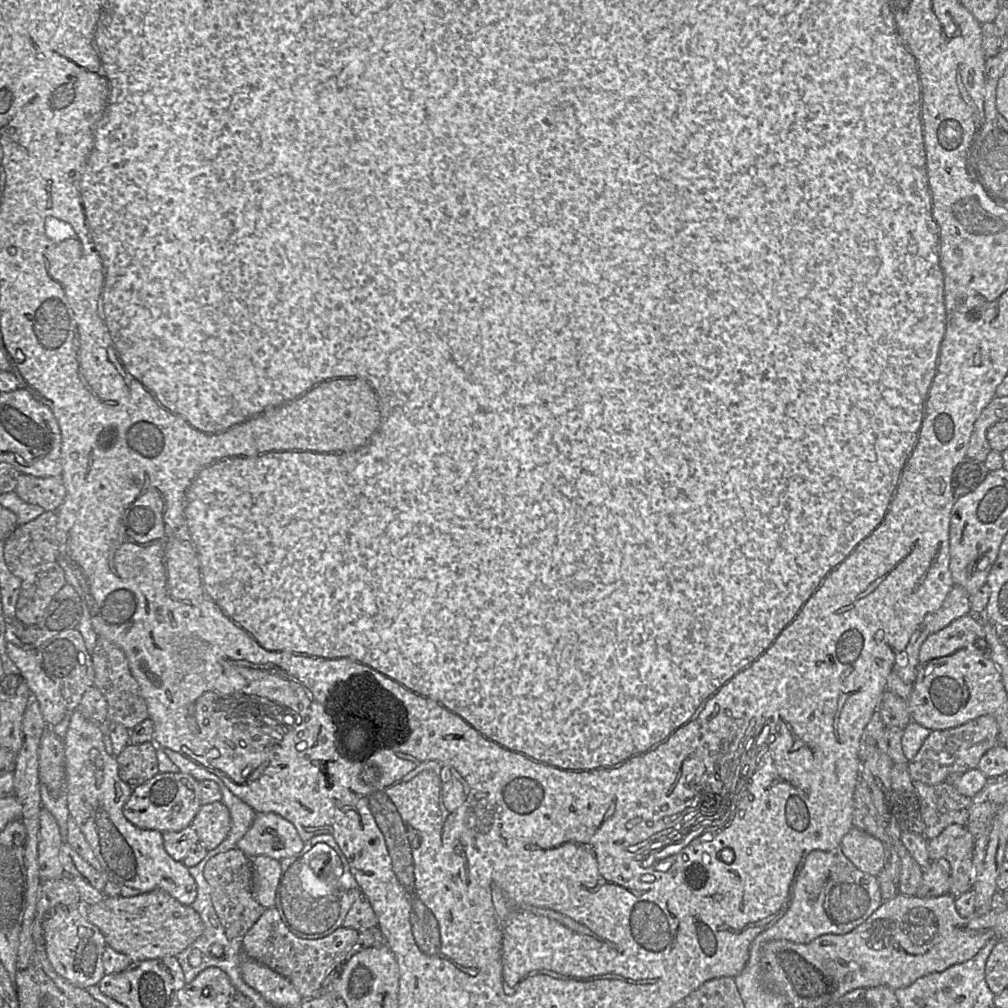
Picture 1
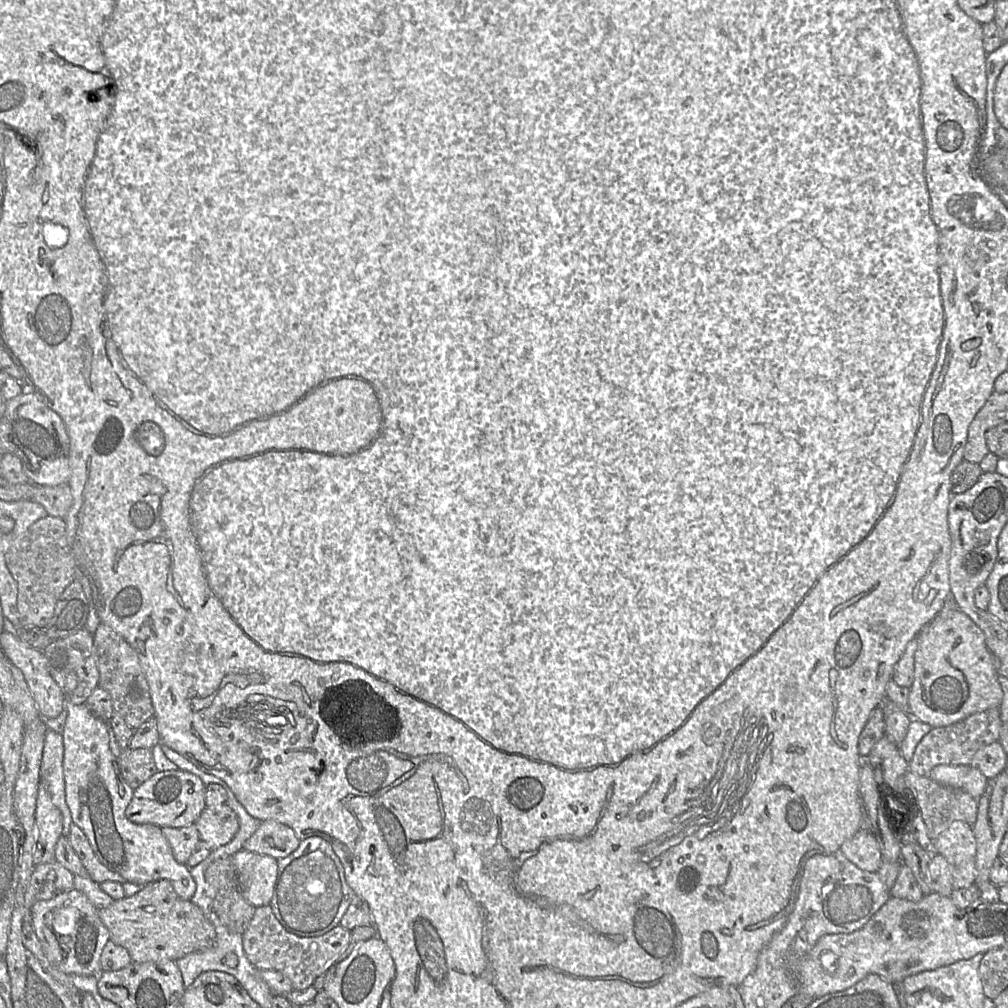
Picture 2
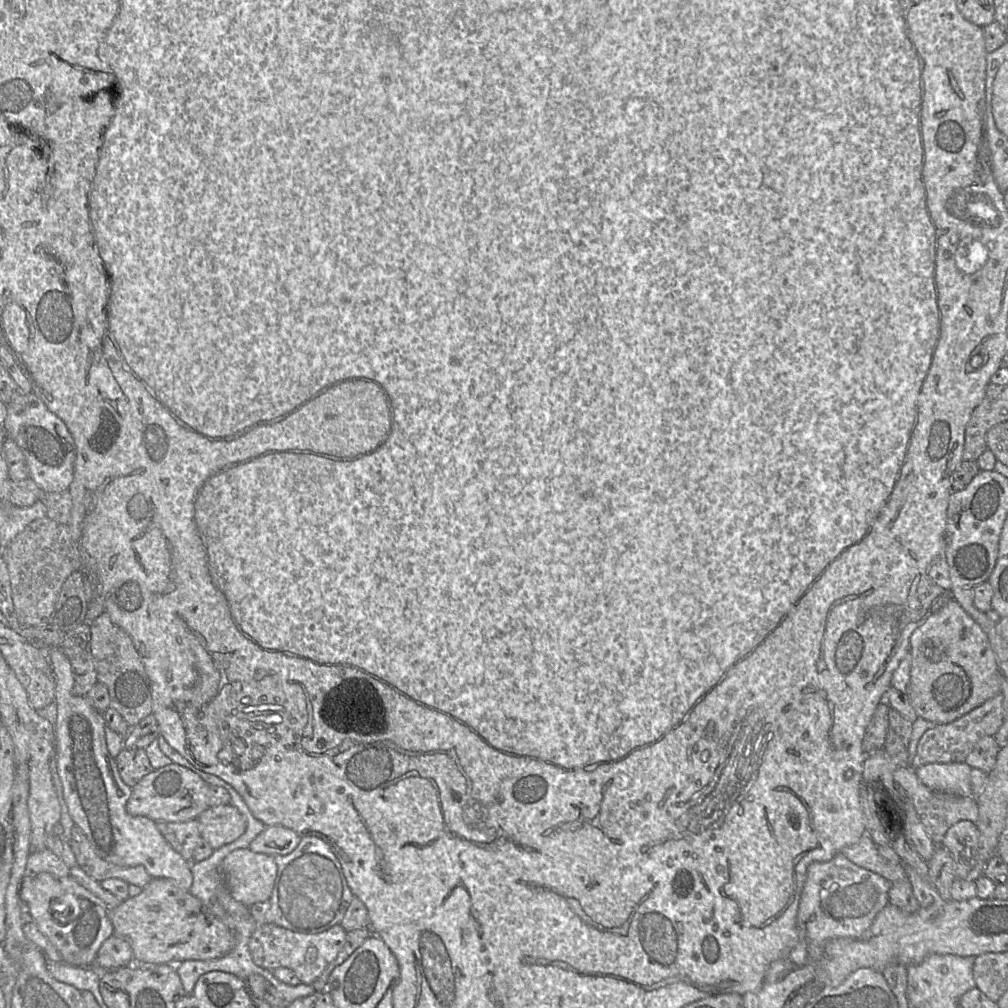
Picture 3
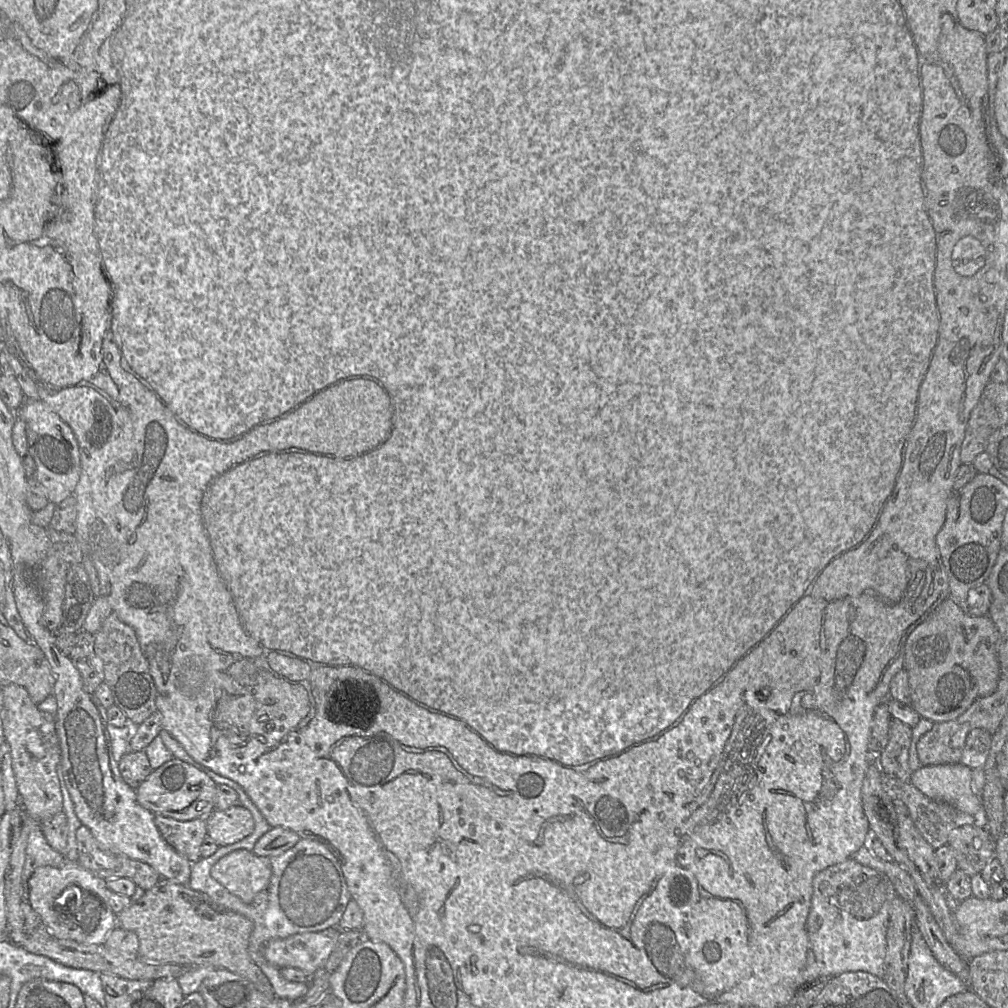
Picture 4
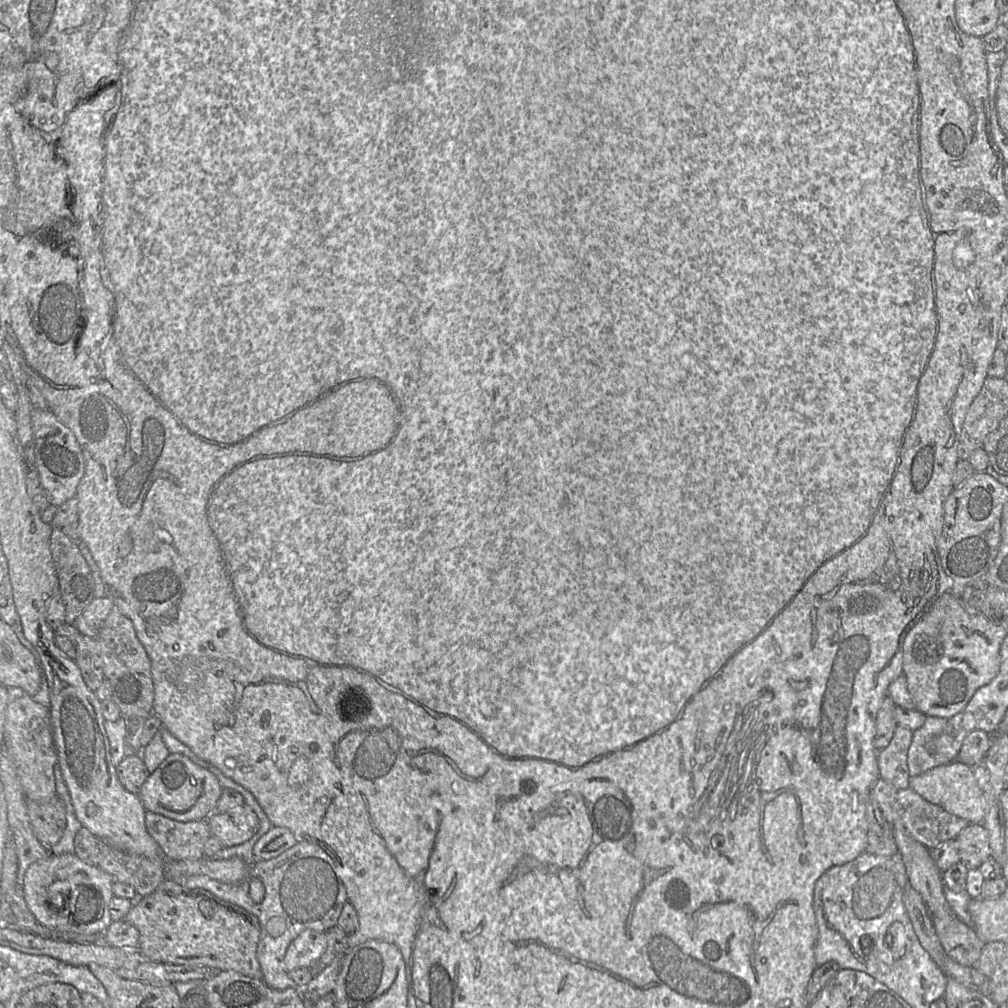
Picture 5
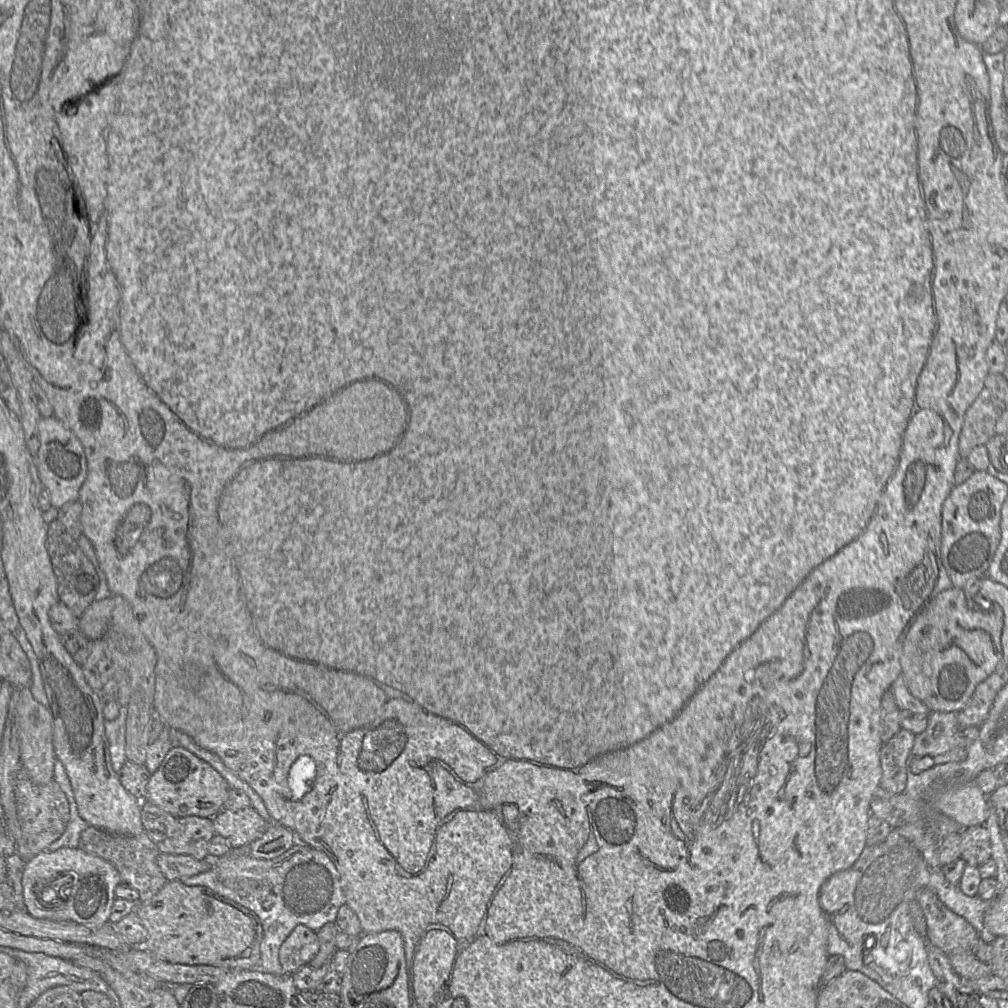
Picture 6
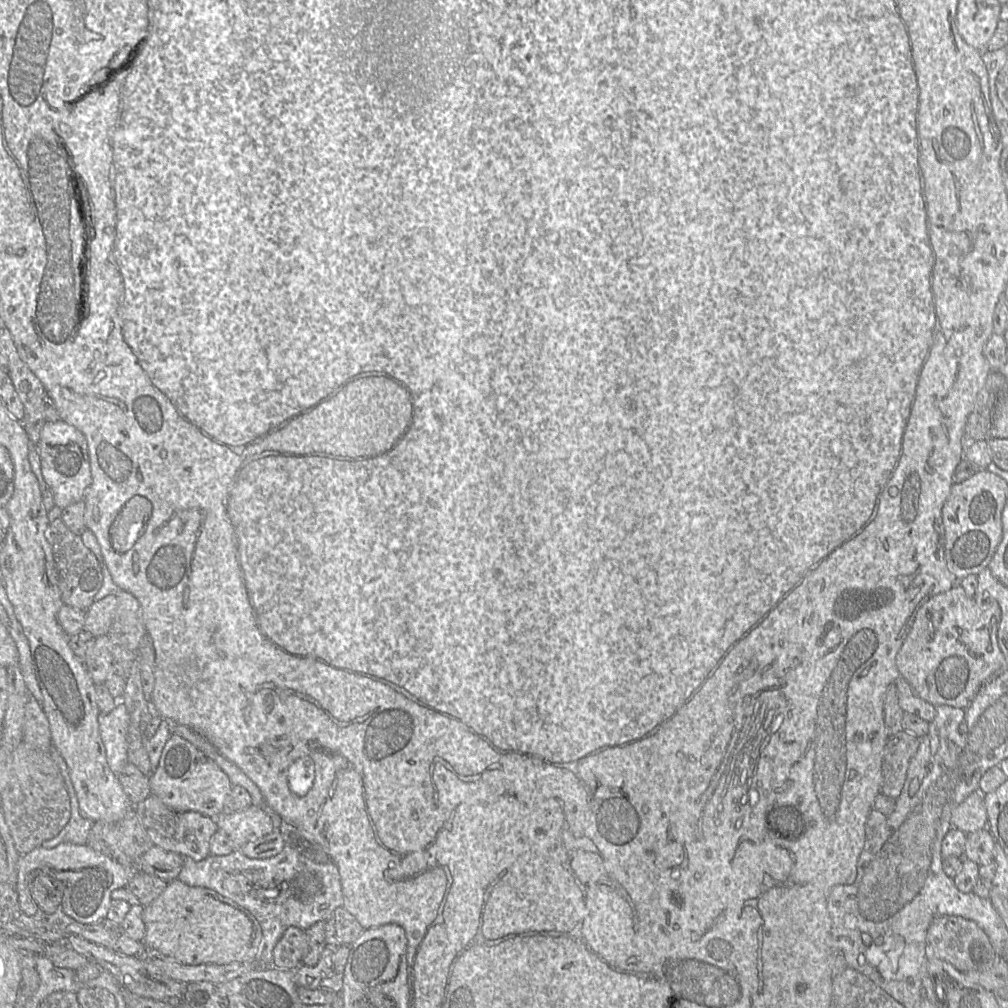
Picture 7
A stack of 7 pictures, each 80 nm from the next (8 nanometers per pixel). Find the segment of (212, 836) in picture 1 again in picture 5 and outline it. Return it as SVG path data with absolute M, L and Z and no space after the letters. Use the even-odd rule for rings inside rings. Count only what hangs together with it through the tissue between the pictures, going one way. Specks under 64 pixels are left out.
M241 805L226 812L214 811L207 819L212 836L216 837L223 847L232 847L251 839L259 829L259 820L255 812L247 805Z

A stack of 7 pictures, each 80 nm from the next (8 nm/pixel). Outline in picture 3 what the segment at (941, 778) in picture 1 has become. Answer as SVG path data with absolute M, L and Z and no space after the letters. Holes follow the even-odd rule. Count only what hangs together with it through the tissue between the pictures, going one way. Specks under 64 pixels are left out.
M1000 692L955 721L948 724L936 724L933 728L925 731L918 742L914 760L909 766L917 770L926 764L965 762L981 738L996 735L1003 723L1003 717L1003 695Z

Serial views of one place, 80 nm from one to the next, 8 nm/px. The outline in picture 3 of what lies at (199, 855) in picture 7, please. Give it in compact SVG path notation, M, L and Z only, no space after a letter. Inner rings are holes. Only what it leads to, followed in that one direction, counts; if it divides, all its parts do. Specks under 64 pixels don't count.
M193 819L187 822L159 821L157 828L168 844L186 861L192 862L193 852L199 840L203 839L199 829L199 822Z

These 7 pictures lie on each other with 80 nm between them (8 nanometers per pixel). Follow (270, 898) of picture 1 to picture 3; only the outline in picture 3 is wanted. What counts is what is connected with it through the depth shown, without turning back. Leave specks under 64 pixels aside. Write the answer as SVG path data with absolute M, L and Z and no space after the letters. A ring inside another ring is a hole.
M249 848L237 849L223 859L220 867L224 883L236 901L250 907L255 903L270 899L277 877L274 856L256 853Z

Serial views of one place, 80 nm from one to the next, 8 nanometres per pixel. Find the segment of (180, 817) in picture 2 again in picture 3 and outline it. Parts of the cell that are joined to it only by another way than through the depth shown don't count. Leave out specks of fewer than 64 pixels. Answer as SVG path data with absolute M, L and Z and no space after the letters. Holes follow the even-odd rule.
M171 763L144 776L132 787L132 794L126 804L132 816L144 816L155 822L187 822L197 819L208 807L210 785L192 770Z

